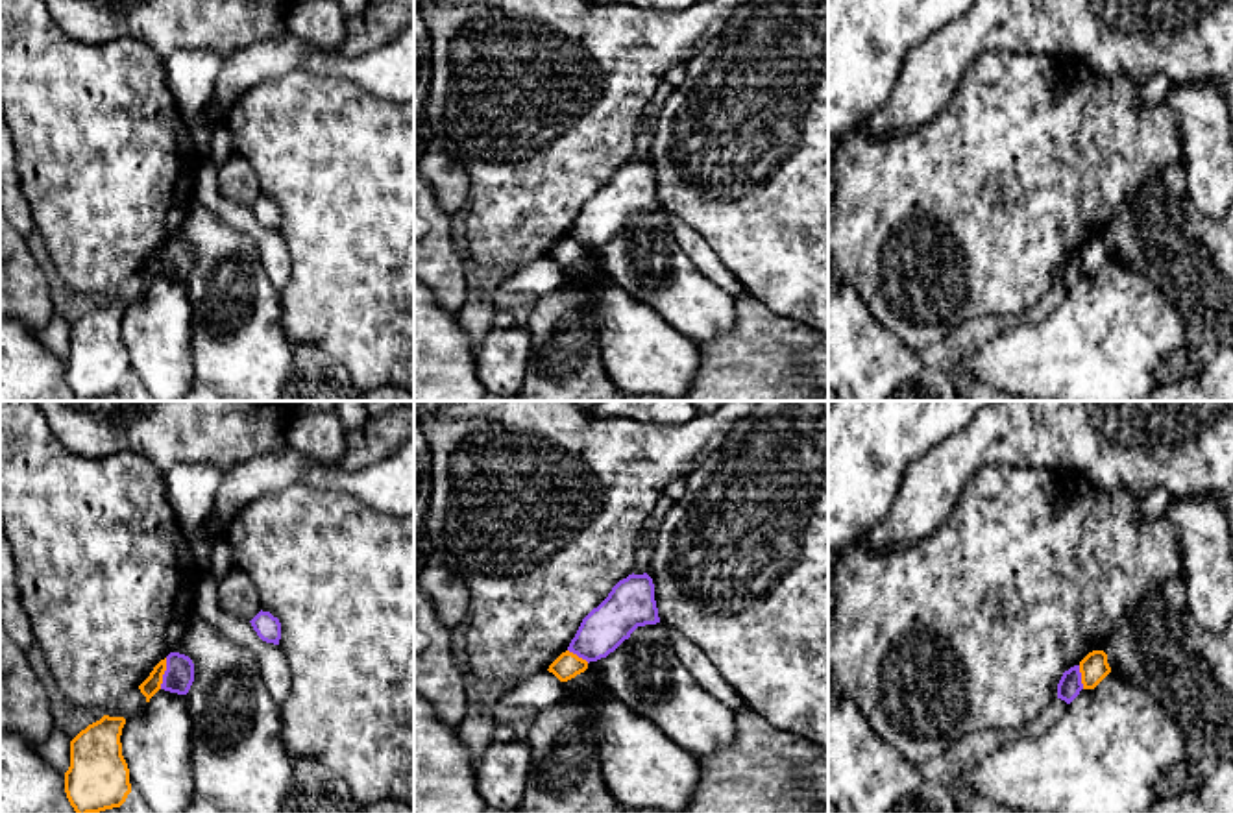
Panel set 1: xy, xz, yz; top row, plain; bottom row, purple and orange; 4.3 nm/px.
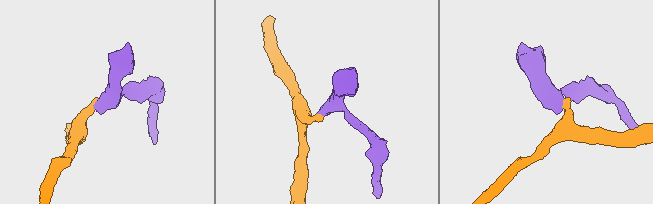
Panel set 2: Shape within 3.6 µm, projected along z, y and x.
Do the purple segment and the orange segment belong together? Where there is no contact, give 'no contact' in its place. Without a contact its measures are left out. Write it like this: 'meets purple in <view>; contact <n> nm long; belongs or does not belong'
meets purple in xy; contact 140 nm long; does not belong

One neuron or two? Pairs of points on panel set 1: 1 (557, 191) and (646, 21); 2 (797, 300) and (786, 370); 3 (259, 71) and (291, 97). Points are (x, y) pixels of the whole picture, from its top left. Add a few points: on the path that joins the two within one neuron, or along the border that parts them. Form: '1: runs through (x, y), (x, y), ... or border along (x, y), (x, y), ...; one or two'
1: runs through (557, 148), (607, 97), (614, 63); one
2: border along (755, 298), (775, 313), (799, 318), (808, 326); two
3: border along (298, 67), (256, 84), (233, 104); two

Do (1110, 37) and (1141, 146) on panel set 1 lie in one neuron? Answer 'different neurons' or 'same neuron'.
different neurons

